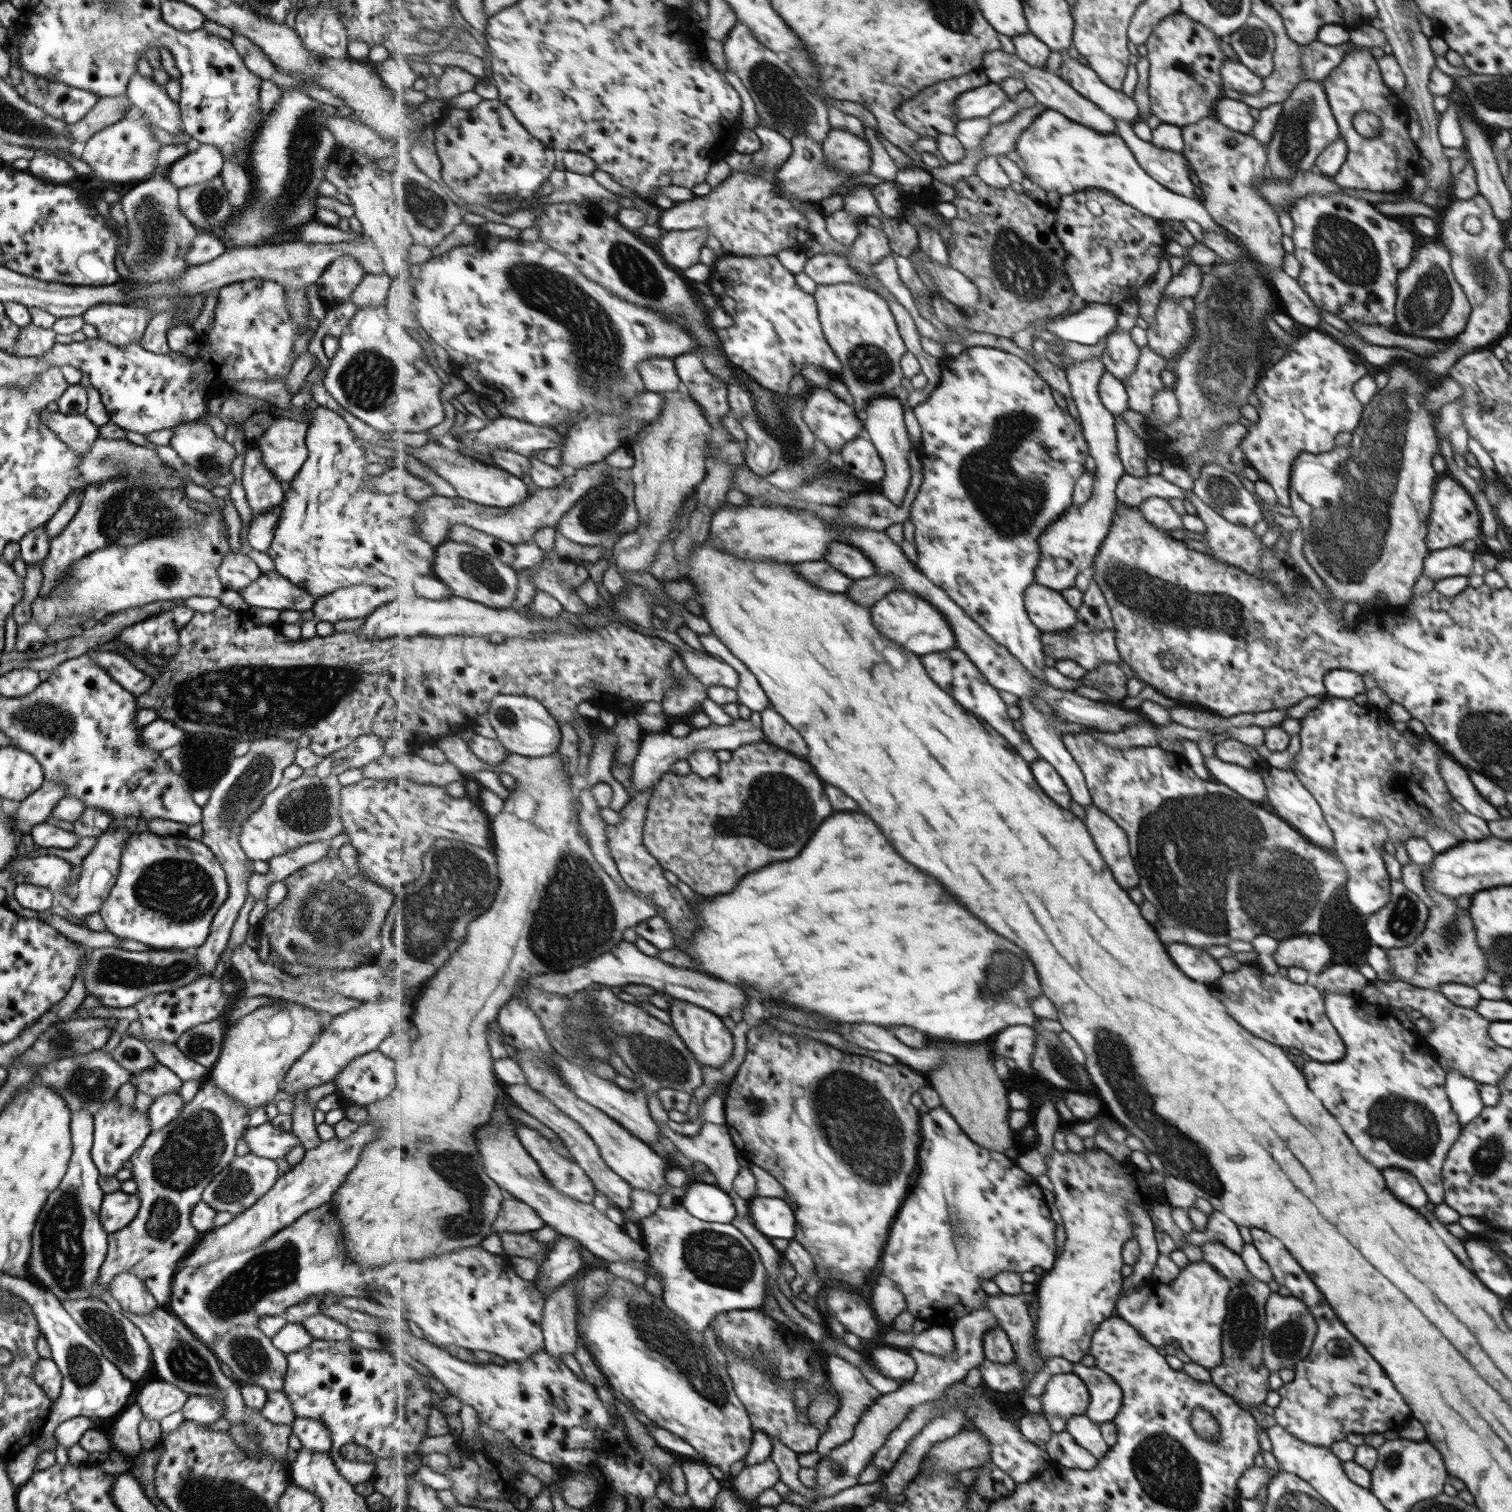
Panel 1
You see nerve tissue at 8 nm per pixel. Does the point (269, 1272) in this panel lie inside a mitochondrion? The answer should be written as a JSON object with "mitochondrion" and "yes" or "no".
{"mitochondrion":"yes"}

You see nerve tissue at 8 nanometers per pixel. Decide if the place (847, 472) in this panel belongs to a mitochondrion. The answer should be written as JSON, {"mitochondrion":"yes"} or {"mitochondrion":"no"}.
{"mitochondrion":"no"}

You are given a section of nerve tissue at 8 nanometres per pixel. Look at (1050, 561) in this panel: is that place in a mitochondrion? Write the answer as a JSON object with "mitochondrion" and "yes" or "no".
{"mitochondrion":"no"}

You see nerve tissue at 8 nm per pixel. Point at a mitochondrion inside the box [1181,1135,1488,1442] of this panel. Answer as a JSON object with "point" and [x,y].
{"point":[1246,1316]}

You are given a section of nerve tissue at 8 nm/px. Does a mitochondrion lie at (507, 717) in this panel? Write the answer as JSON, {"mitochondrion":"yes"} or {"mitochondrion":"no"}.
{"mitochondrion":"yes"}

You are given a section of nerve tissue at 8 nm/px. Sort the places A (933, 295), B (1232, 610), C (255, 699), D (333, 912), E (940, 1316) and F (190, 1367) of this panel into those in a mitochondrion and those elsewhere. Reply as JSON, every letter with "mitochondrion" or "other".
{"A":"other","B":"mitochondrion","C":"mitochondrion","D":"mitochondrion","E":"other","F":"mitochondrion"}

